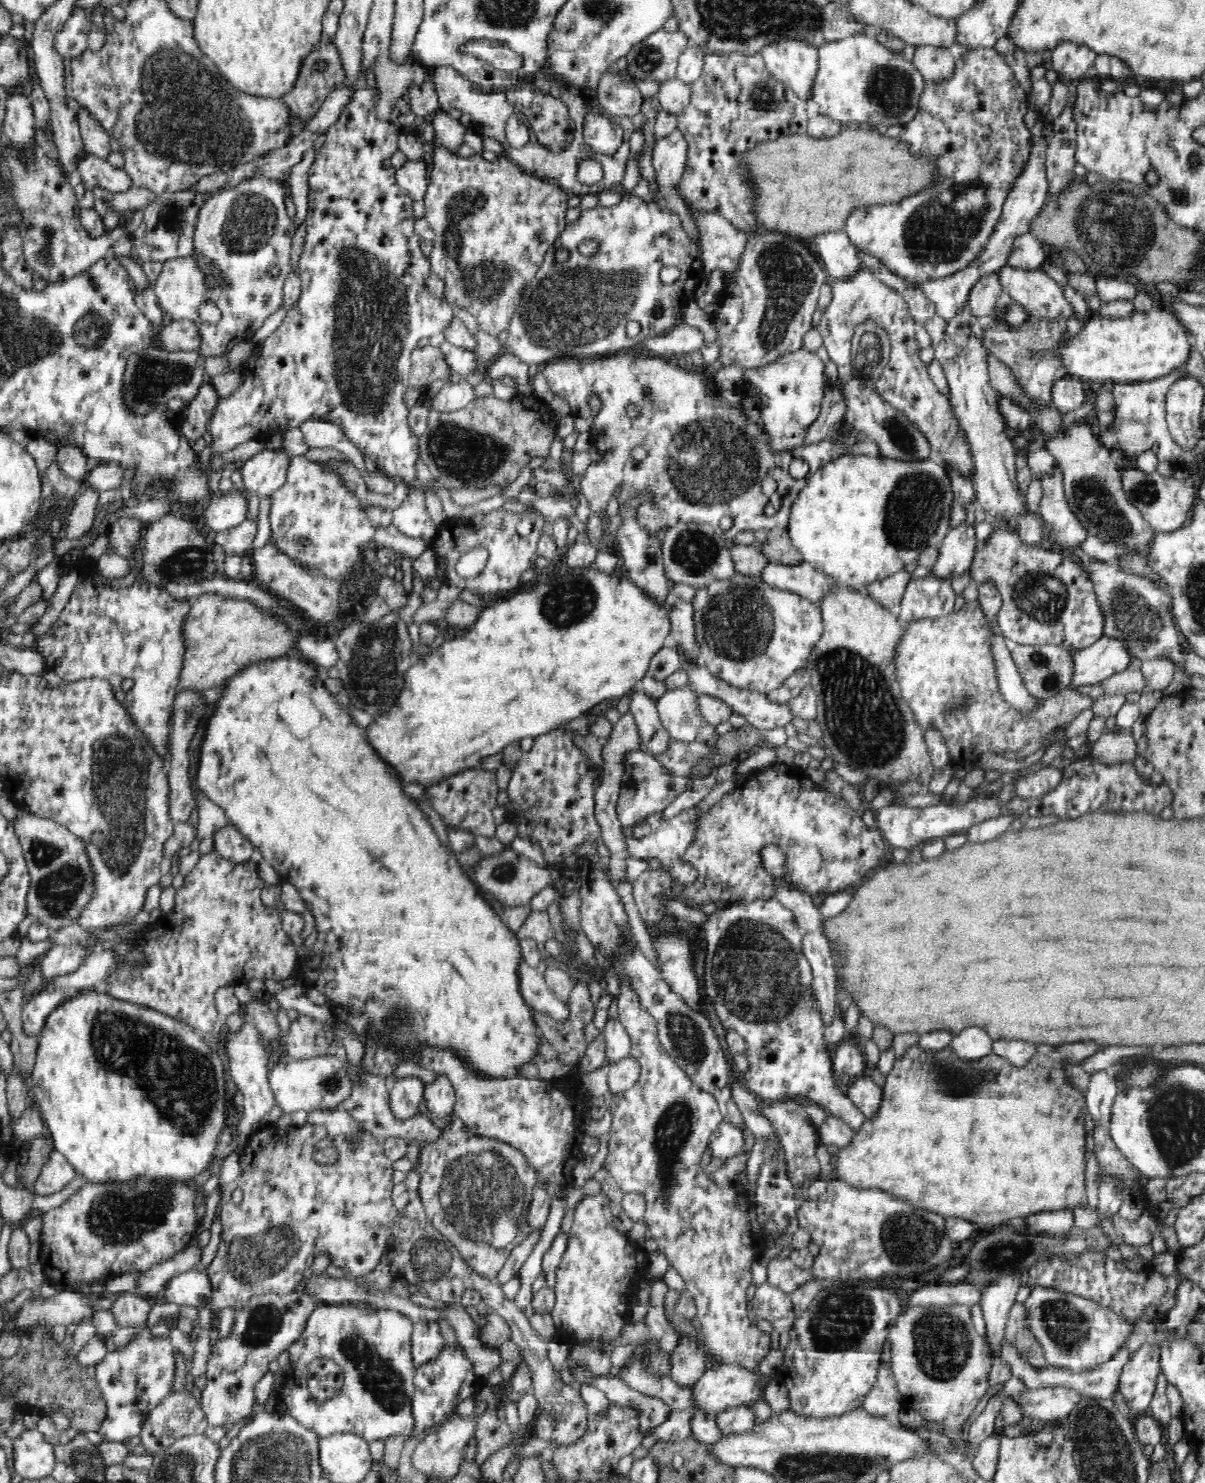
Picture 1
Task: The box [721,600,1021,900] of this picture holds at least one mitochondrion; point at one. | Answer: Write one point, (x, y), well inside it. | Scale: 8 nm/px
(865, 723)

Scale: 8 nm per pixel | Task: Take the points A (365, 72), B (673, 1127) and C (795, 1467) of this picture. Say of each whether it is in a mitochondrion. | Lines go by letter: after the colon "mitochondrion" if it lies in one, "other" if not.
A: other
B: mitochondrion
C: mitochondrion

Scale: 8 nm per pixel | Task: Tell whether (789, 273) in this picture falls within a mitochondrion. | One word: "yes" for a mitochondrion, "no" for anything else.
yes

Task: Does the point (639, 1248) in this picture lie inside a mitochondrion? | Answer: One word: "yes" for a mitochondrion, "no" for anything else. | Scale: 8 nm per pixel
no

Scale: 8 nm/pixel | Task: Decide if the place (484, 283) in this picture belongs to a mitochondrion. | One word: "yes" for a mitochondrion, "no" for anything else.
yes

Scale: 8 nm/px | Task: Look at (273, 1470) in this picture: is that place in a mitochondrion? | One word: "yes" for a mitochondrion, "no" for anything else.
yes

